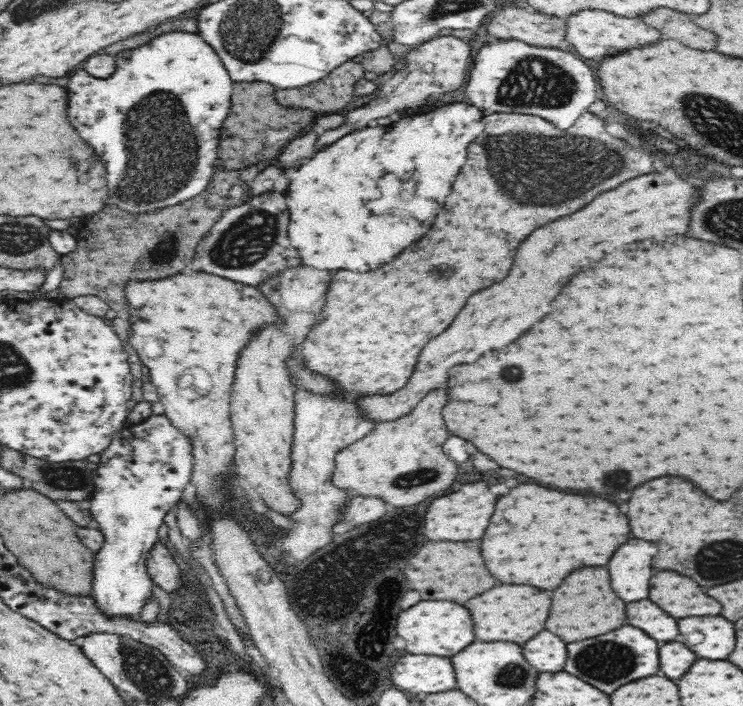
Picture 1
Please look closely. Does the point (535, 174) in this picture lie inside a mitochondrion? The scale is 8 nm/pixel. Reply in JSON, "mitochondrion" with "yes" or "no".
{"mitochondrion":"yes"}

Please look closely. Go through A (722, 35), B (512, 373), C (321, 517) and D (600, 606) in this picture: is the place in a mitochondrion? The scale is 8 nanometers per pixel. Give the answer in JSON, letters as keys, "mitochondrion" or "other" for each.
{"A":"other","B":"mitochondrion","C":"other","D":"other"}

